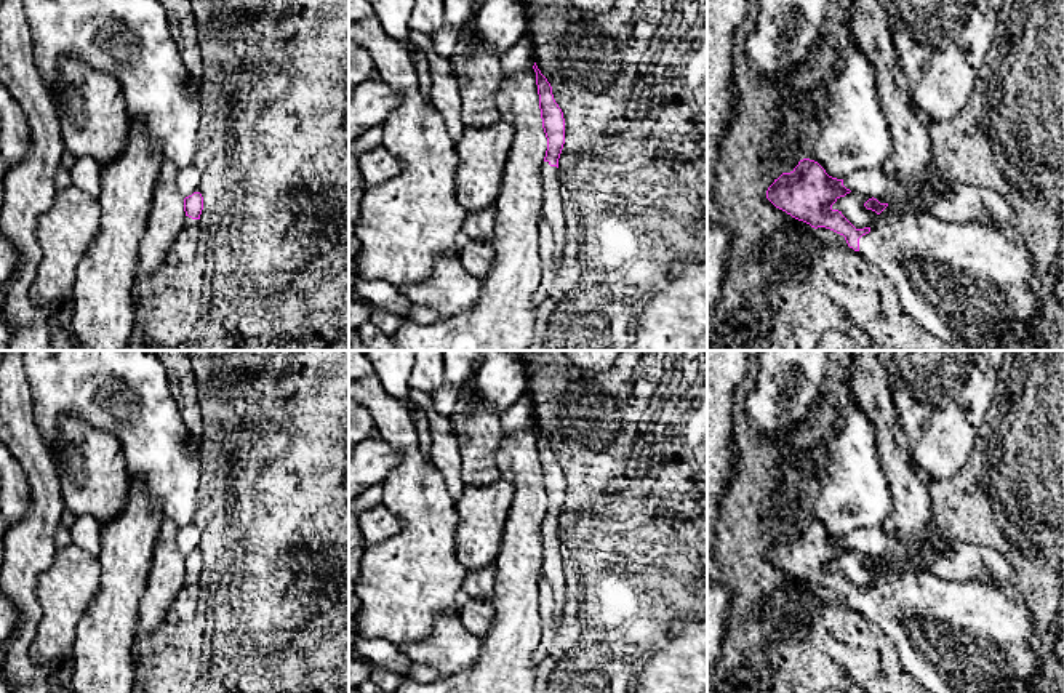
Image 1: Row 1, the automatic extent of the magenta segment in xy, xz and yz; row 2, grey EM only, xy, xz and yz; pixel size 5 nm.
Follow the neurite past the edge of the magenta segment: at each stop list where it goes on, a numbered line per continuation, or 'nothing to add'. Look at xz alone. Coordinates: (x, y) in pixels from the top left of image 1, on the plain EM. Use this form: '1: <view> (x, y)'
1: xz (552, 568)

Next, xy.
1: xy (184, 605)

